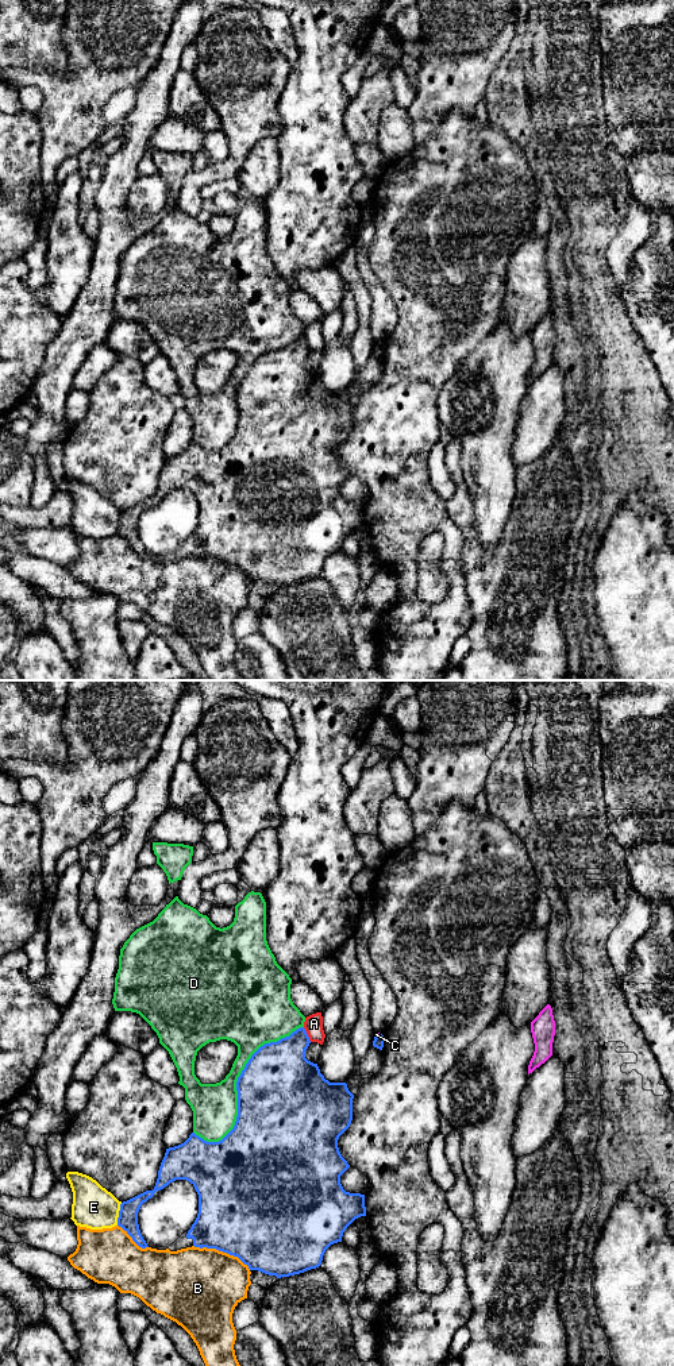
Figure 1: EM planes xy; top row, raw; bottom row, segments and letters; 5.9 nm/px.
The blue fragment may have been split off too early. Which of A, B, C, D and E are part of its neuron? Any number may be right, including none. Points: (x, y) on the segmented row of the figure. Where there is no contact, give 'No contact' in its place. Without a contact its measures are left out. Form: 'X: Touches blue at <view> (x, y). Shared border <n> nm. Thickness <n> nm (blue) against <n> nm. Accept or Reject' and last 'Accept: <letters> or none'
A: Touches blue at xy (307, 1034). Shared border 100 nm. Thickness 300 nm (blue) against 110 nm. Reject
B: Touches blue at xy (222, 1250). Shared border 380 nm. Thickness 500 nm (blue) against 460 nm. Reject
C: Touches blue at xy (377, 1035). Shared border 40 nm. Thickness 60 nm (blue) against 20 nm. Reject
D: Touches blue at xy (237, 1085). Shared border 900 nm. Thickness 480 nm (blue) against 280 nm. Reject
E: Touches blue at xy (119, 1214). Shared border 140 nm. Thickness 120 nm (blue) against 260 nm. Reject
Accept: none

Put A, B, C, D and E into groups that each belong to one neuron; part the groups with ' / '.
A C / B / D / E

